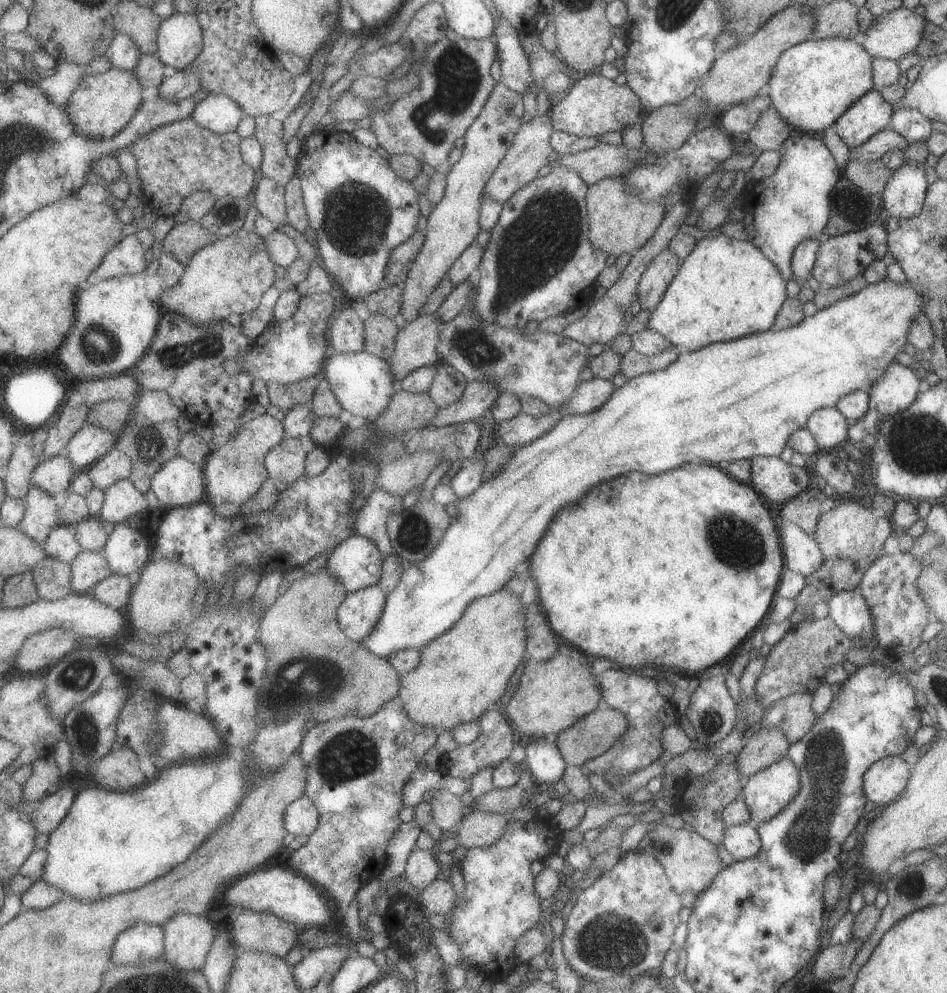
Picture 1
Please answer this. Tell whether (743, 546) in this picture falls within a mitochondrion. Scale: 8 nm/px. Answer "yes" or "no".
yes

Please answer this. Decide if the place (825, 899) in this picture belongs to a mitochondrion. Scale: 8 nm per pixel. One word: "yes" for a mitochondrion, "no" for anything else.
no

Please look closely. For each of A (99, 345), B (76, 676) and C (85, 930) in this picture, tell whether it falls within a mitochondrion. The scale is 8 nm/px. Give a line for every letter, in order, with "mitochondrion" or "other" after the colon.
A: mitochondrion
B: mitochondrion
C: other

